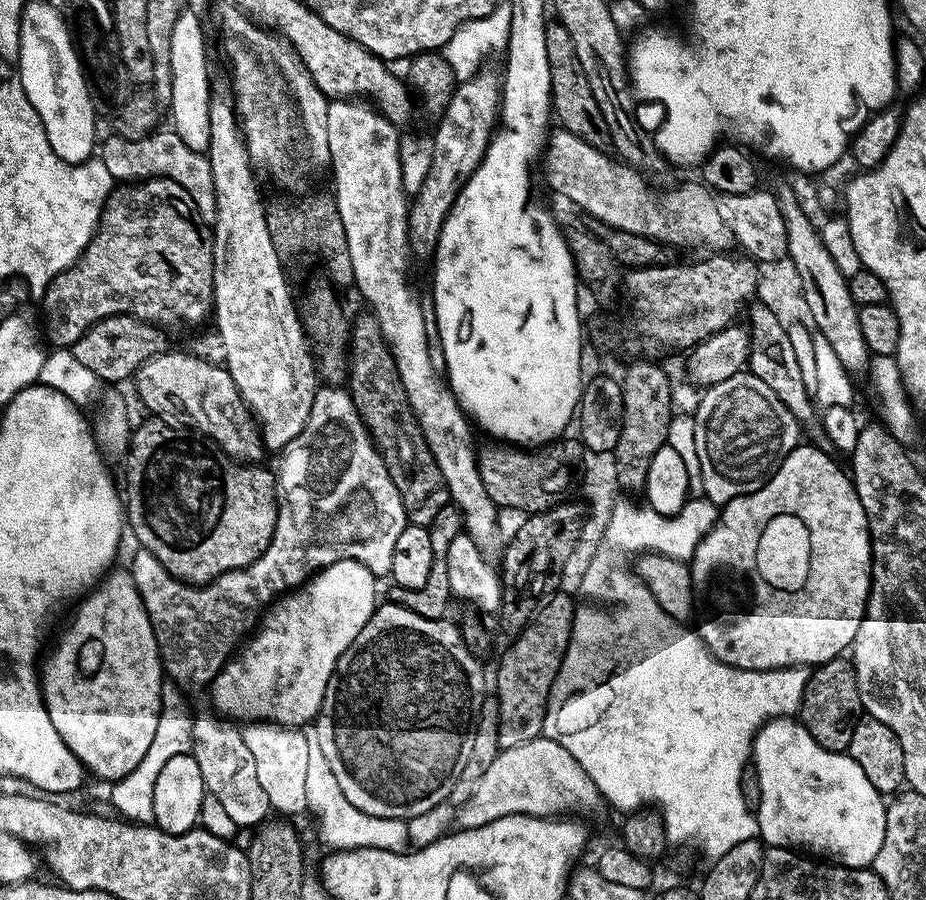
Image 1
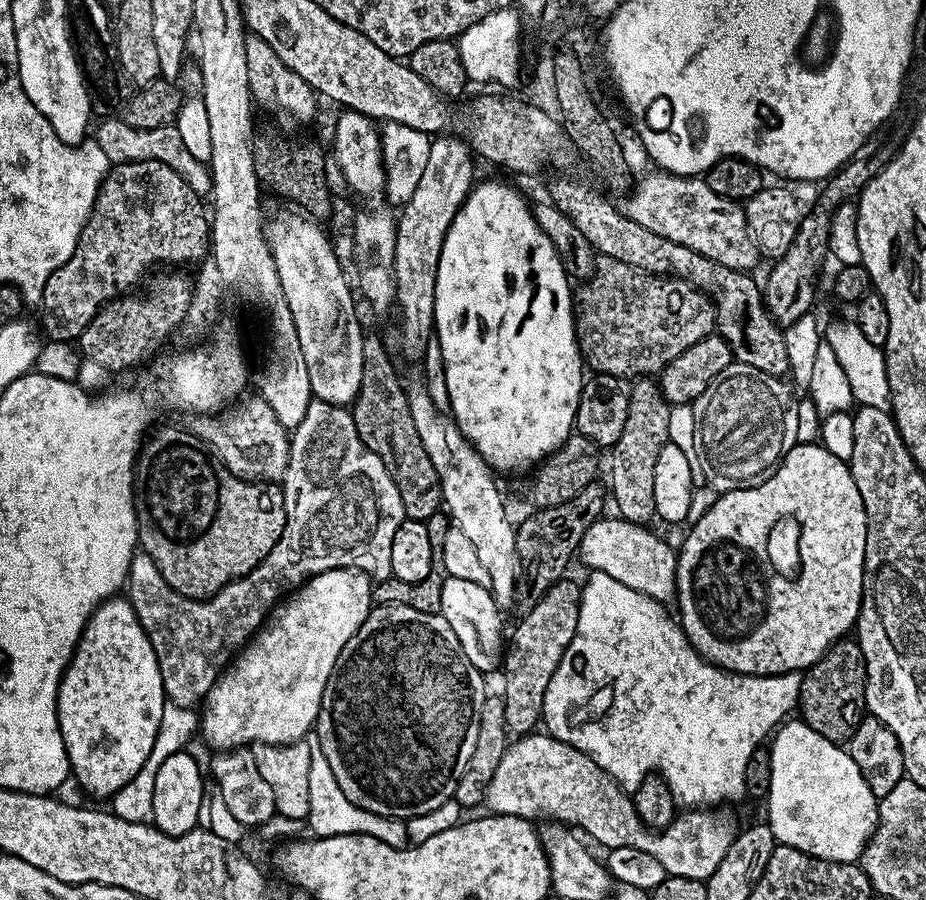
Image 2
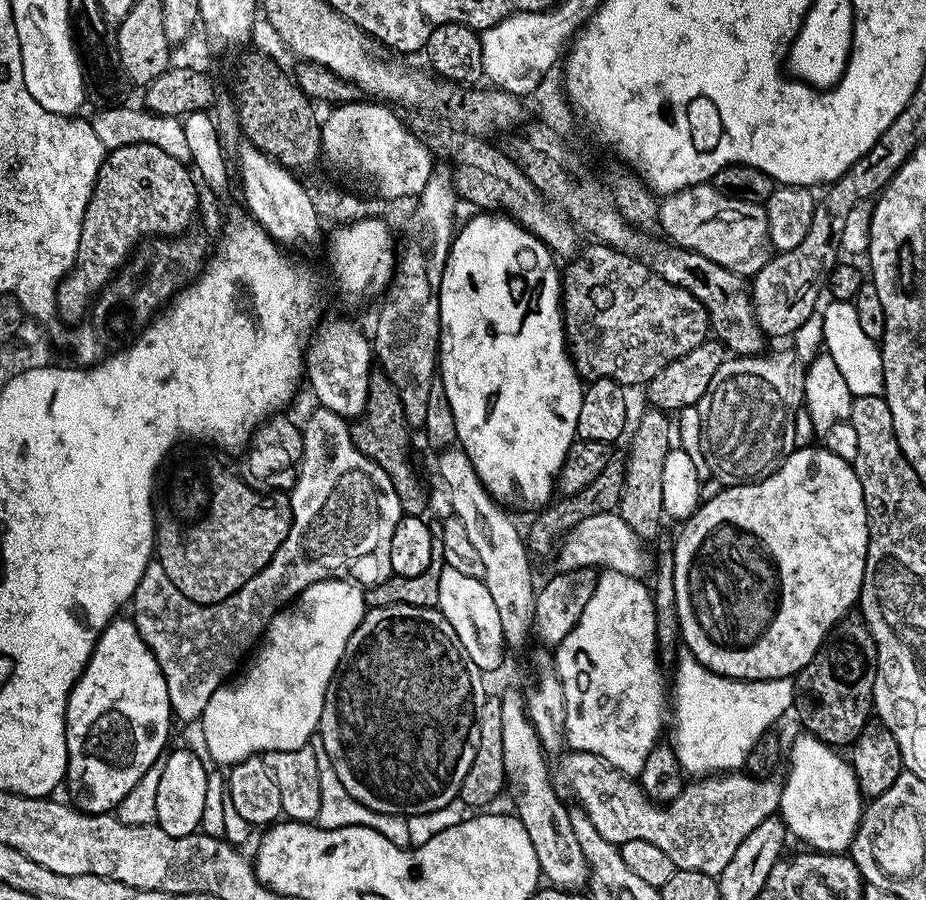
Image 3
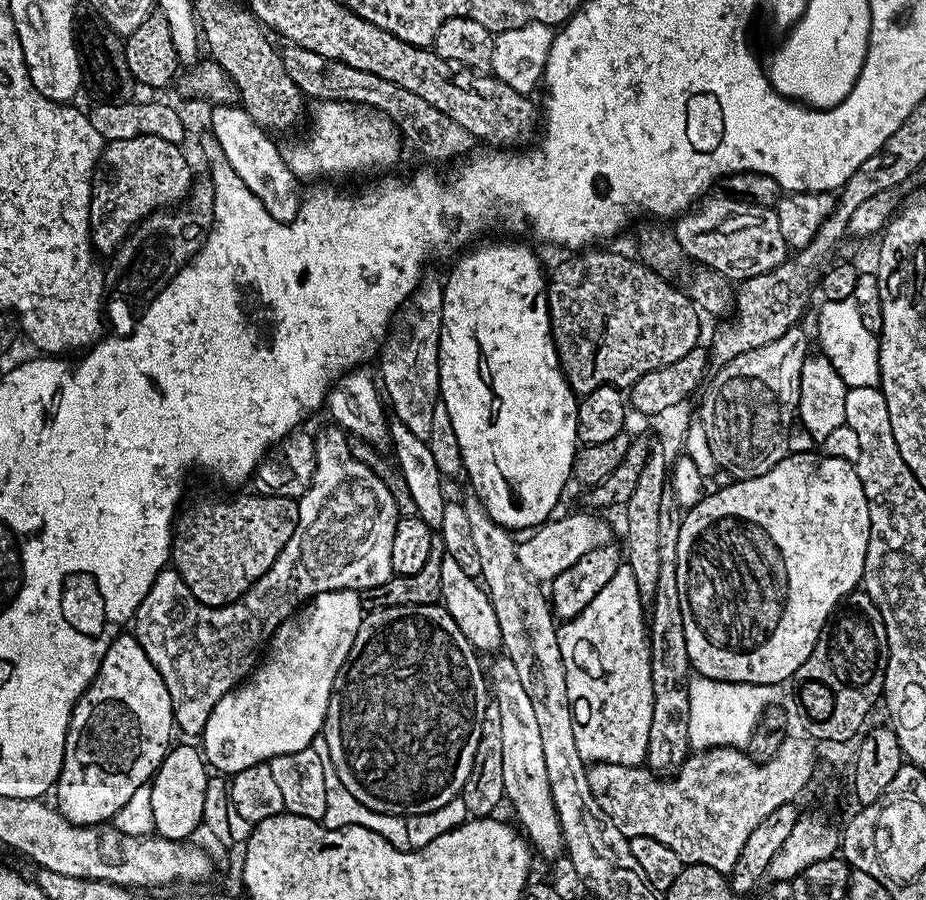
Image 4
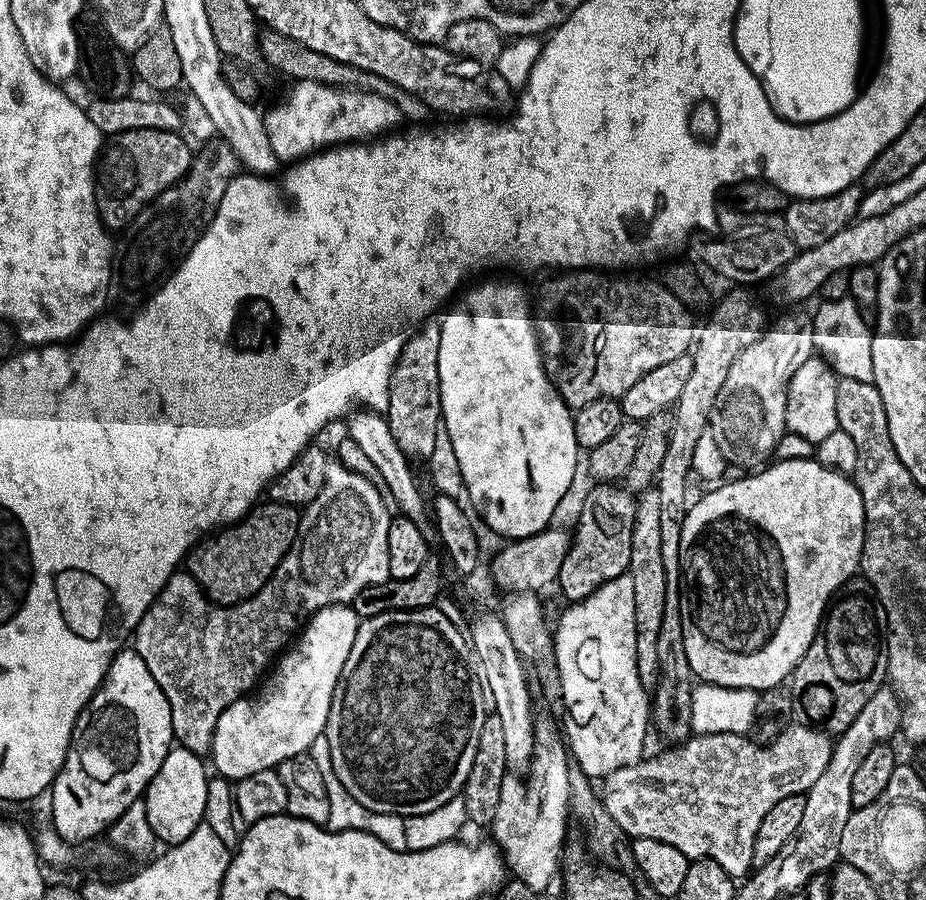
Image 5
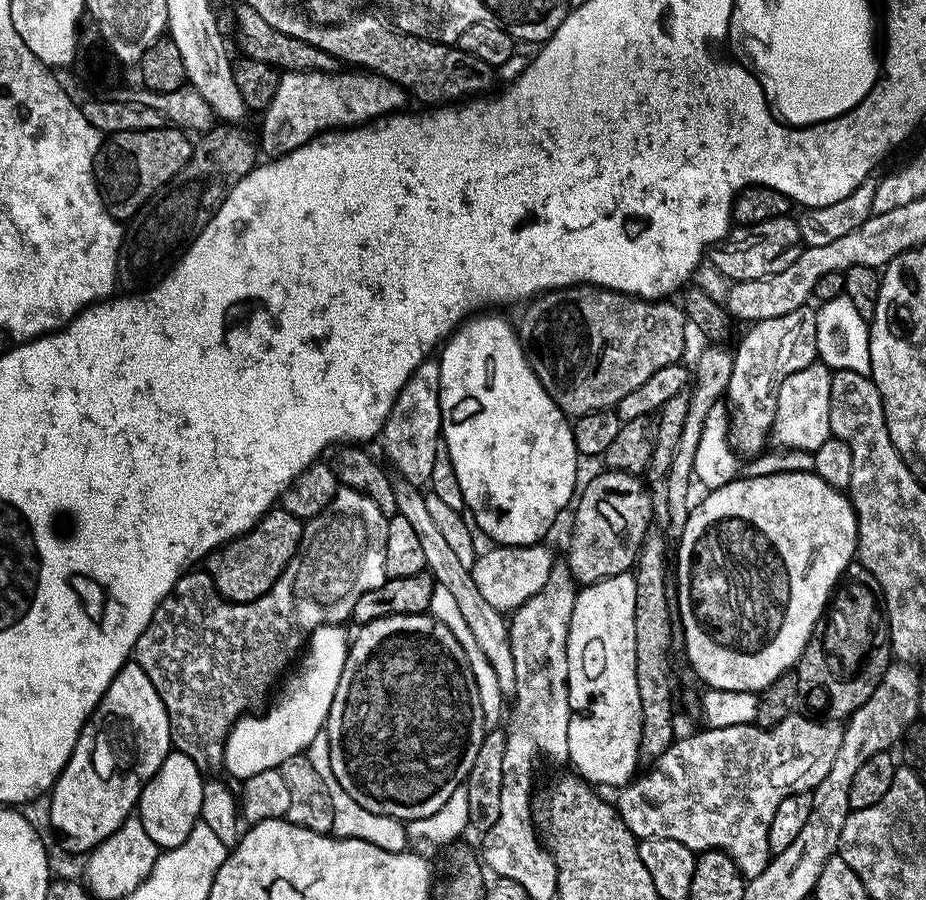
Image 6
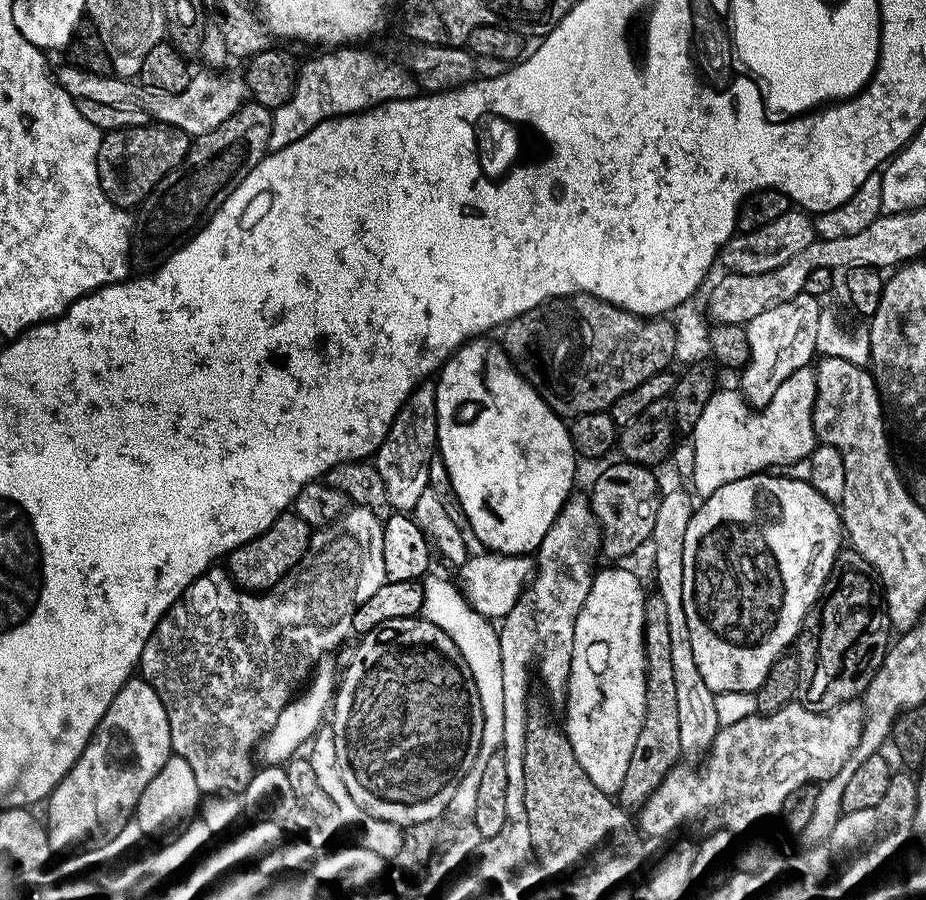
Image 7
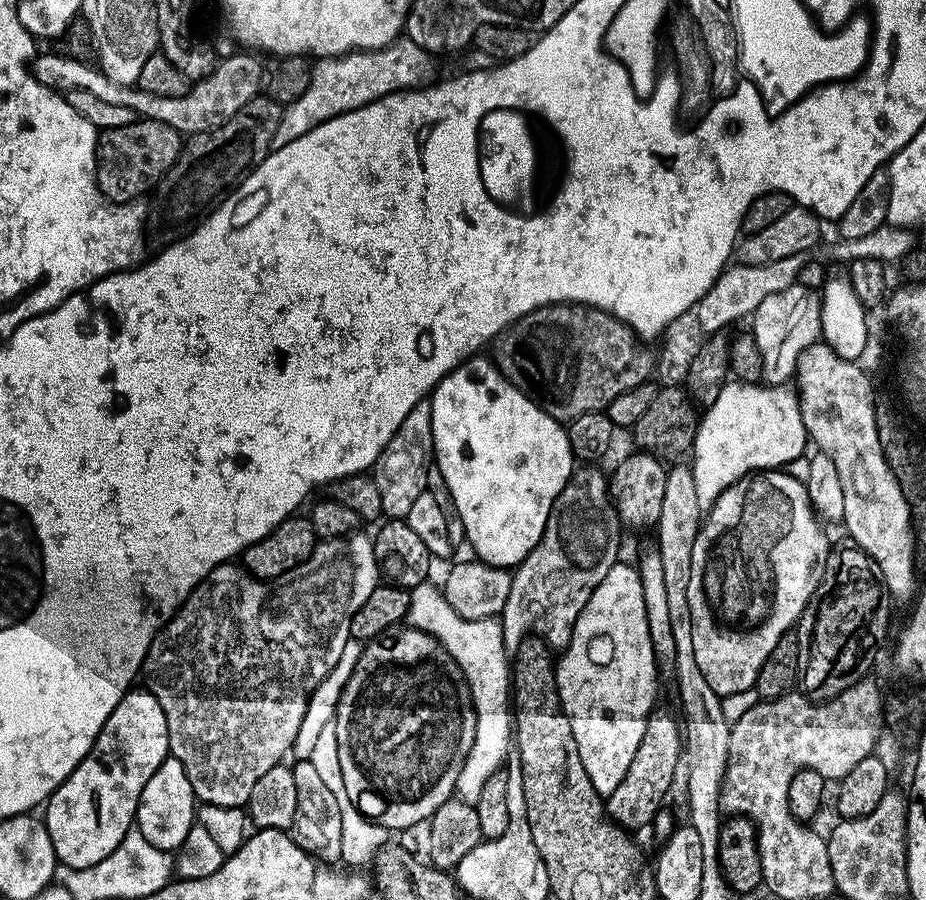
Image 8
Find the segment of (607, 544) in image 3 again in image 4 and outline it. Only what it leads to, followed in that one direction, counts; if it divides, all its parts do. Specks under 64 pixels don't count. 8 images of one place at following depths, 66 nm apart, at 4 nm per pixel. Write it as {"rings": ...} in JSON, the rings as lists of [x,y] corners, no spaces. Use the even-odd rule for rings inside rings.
{"rings":[[[583,511],[572,512],[569,516],[562,517],[561,520],[549,519],[529,535],[532,536],[529,540],[520,540],[517,543],[518,562],[521,563],[522,570],[532,581],[551,582],[554,578],[558,578],[558,574],[570,570],[570,566],[574,566],[574,562],[578,562],[578,558],[590,554],[595,548],[599,548],[613,539],[606,521],[599,520],[596,517],[599,515],[593,514],[591,511]]]}

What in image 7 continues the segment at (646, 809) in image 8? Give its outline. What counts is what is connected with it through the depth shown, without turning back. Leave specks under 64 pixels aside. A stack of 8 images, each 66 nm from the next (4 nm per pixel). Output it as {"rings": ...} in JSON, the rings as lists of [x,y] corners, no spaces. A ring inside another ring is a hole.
{"rings":[[[652,594],[644,602],[644,661],[646,662],[646,702],[642,726],[630,754],[630,766],[626,766],[626,778],[618,790],[619,803],[625,809],[636,810],[654,794],[681,759],[678,738],[677,687],[674,684],[673,659],[671,658],[669,615],[666,603],[657,594]]]}

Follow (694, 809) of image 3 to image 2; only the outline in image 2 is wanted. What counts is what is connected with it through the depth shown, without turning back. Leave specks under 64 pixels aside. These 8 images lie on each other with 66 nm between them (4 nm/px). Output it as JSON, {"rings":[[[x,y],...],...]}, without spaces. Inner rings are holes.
{"rings":[[[540,730],[513,739],[509,743],[508,749],[502,754],[502,762],[498,762],[498,770],[494,770],[494,778],[490,778],[484,804],[489,813],[498,816],[536,818],[536,815],[540,815],[544,816],[540,818],[547,818],[552,822],[575,826],[585,837],[593,836],[604,850],[618,846],[634,846],[638,850],[646,850],[646,854],[654,854],[654,858],[662,862],[667,875],[705,882],[710,878],[710,874],[714,874],[714,870],[718,870],[718,862],[726,858],[726,850],[730,850],[738,835],[738,828],[727,824],[716,810],[684,810],[663,830],[653,830],[636,813],[633,797],[626,794],[616,781],[611,780],[596,765],[594,758]]]}

